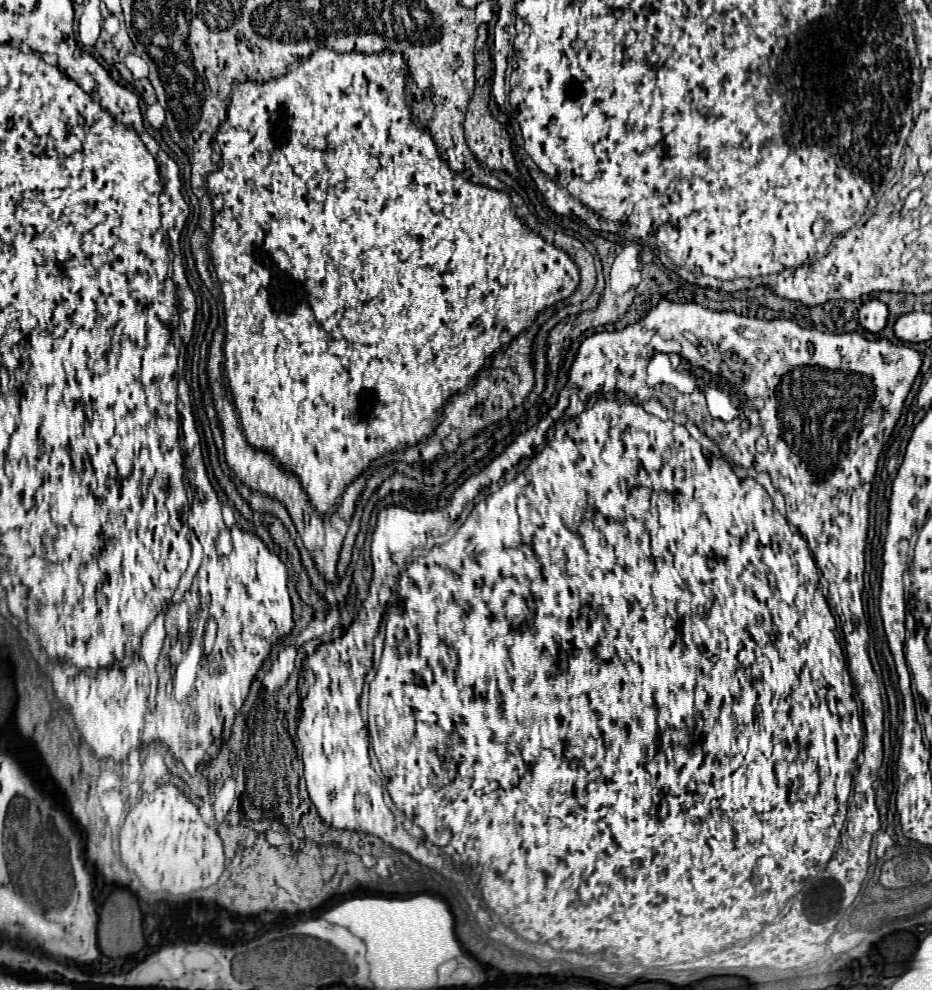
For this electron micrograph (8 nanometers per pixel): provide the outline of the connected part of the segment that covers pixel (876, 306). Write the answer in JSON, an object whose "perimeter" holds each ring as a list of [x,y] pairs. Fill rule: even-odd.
{"perimeter":[[[875,299],[873,301],[865,301],[859,307],[859,325],[865,331],[879,333],[887,325],[887,317],[889,317],[887,305],[881,303],[881,301],[875,301]]]}

